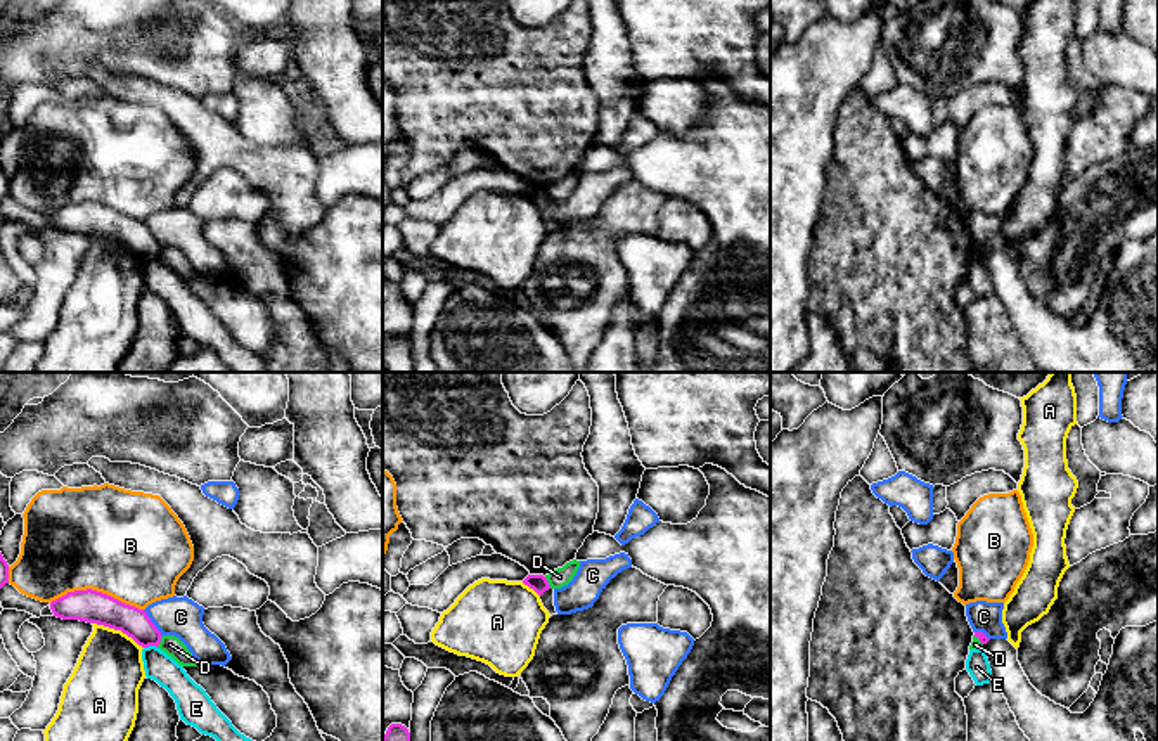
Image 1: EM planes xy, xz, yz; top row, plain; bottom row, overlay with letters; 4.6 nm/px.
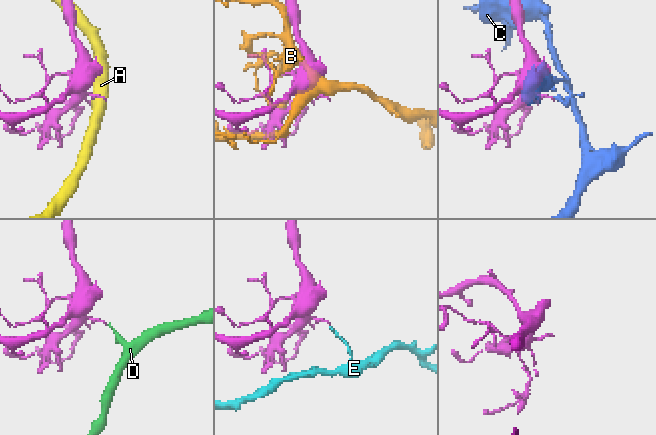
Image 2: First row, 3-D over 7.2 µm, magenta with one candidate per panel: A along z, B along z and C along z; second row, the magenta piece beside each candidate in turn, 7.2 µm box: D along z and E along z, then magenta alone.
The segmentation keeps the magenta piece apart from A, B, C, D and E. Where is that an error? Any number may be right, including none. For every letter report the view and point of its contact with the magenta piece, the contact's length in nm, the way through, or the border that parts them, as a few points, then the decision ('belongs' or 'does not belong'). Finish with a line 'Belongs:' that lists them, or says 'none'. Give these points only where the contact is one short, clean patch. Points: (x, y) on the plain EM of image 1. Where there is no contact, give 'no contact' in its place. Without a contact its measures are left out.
A: contact xy (118, 241); length 260 nm; does not belong
B: contact xy (96, 203); length 440 nm; does not belong
C: contact xy (153, 236); length 160 nm; does not belong
D: contact xy (160, 253); length 70 nm; border xy (163, 248), (156, 258); does not belong
E: contact xy (149, 257); length 60 nm; border xy (156, 258), (144, 260); does not belong
Belongs: none

